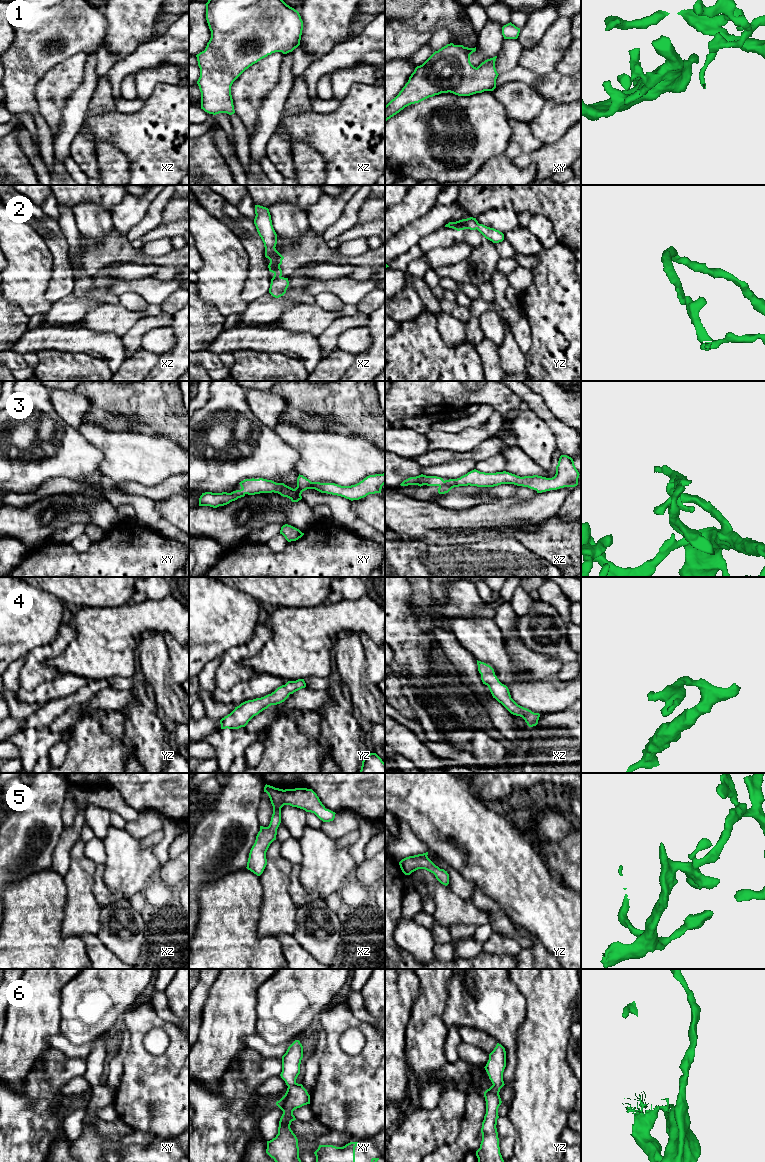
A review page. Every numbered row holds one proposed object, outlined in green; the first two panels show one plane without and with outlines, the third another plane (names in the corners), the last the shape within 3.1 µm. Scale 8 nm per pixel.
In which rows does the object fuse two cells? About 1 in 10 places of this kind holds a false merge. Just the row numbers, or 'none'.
none

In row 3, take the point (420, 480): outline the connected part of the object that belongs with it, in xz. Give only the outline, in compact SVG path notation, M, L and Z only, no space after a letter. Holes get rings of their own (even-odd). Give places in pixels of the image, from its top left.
M561 455L556 466L556 474L552 478L538 475L520 477L506 471L485 473L474 469L460 478L445 481L441 477L421 474L404 480L400 485L438 486L438 493L445 494L459 486L494 487L501 484L514 484L542 493L564 487L575 487L578 485L579 475L573 459L567 455Z

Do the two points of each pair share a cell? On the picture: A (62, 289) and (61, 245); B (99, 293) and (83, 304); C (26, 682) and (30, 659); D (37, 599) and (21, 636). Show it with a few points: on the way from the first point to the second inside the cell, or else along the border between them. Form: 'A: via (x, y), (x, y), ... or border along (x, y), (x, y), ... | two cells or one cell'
A: via (62, 278), (61, 256) | one cell
B: via (95, 297), (87, 303) | one cell
C: via (30, 676), (30, 665) | one cell
D: via (36, 608), (36, 617), (26, 627) | one cell

